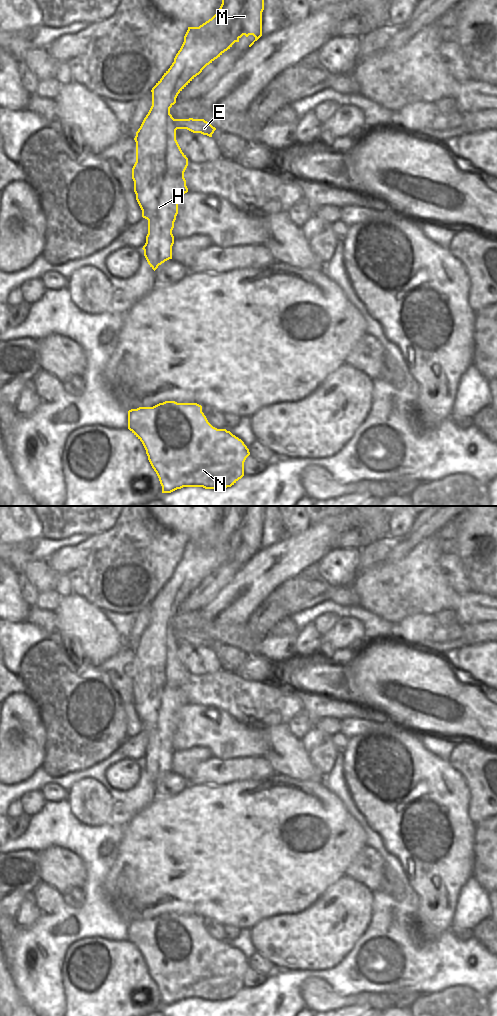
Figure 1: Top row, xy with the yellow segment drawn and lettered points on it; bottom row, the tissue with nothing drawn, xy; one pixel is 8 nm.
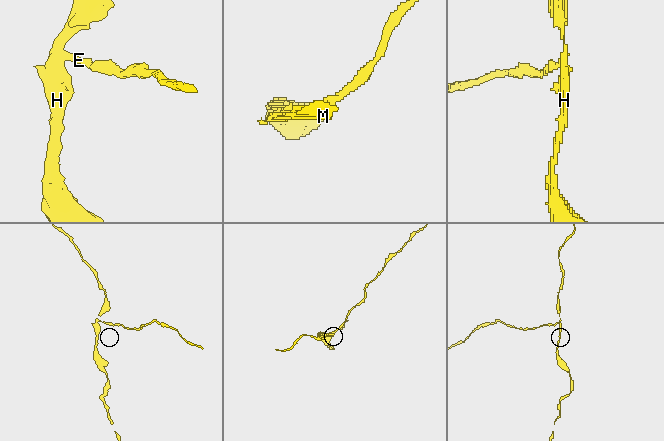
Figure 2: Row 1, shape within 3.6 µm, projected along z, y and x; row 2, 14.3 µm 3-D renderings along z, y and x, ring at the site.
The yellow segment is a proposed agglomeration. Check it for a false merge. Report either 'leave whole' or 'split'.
split

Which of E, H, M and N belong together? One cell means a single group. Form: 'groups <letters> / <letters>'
groups E / H M N

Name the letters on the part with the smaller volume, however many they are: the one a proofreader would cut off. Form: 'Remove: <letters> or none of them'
Remove: E

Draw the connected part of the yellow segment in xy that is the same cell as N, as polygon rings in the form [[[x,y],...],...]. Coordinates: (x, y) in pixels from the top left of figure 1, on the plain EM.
[[[165,913],[153,919],[131,921],[128,923],[128,941],[142,954],[159,990],[162,1005],[183,999],[225,1001],[244,988],[249,961],[230,943],[213,939],[197,915]]]

